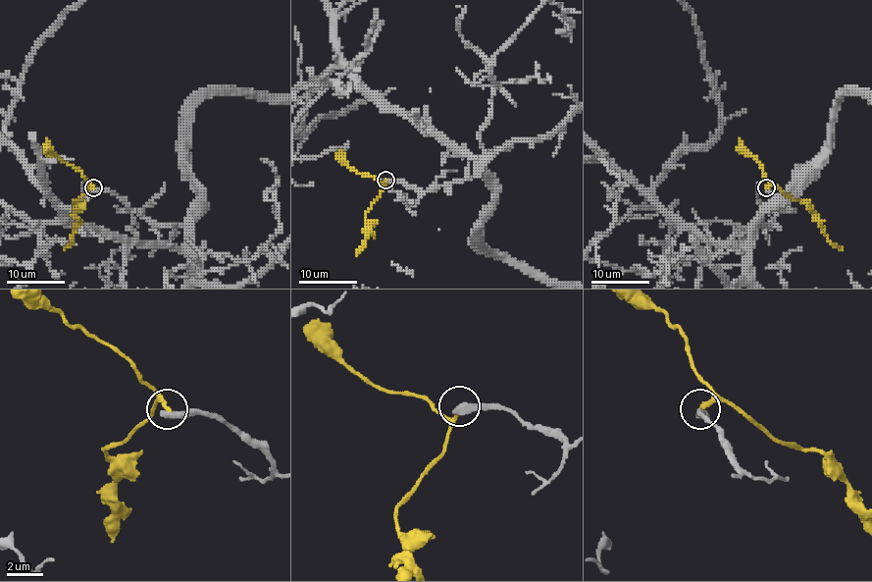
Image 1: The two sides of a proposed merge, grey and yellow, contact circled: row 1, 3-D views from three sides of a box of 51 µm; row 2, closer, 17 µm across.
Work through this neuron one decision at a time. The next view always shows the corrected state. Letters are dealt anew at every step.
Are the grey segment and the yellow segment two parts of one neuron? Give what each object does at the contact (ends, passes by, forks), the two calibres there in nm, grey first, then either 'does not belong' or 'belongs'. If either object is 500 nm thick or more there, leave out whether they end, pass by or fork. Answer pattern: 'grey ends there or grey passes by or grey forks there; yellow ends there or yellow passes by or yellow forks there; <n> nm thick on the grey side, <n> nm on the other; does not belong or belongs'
500 nm thick on the grey side, 240 nm on the other; does not belong

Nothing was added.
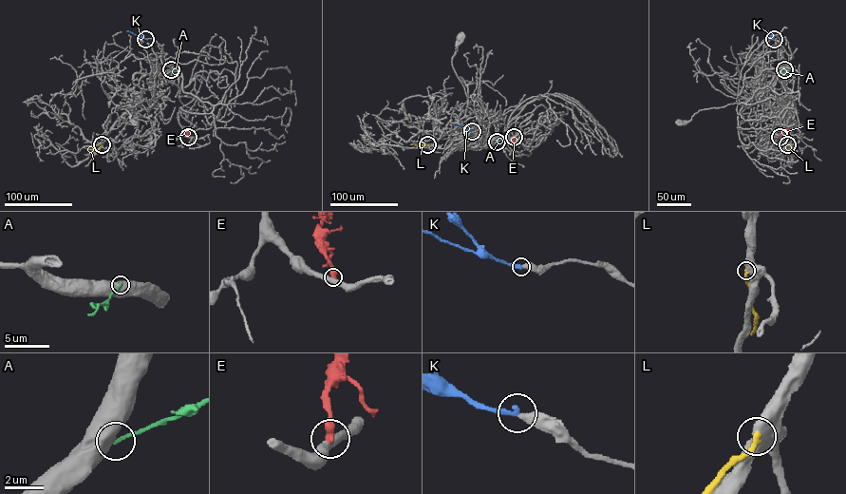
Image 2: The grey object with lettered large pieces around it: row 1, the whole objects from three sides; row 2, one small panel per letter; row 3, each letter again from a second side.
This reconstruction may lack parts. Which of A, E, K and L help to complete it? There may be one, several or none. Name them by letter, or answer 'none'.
K

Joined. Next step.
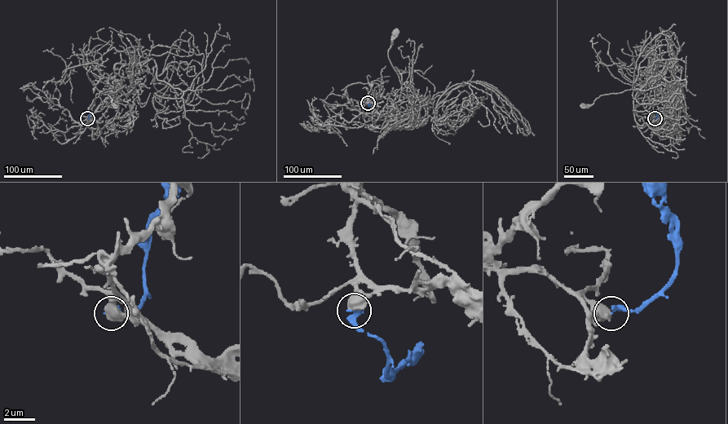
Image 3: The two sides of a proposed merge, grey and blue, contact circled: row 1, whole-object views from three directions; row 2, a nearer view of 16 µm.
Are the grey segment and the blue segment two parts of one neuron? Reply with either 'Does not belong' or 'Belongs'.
Belongs

